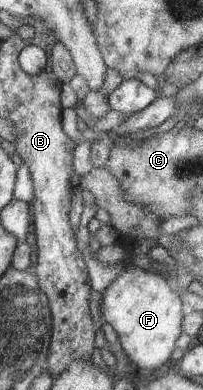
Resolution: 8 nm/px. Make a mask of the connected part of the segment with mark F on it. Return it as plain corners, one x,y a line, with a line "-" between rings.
124,263
123,270
102,292
102,319
114,327
122,349
140,369
163,371
170,368
170,355
183,332
182,322
187,307
170,280
133,265

